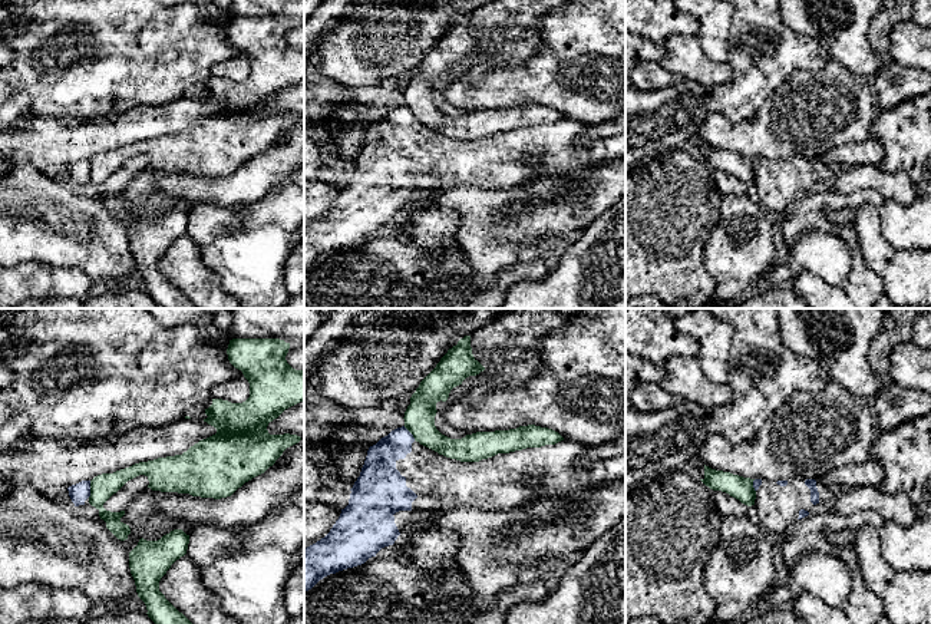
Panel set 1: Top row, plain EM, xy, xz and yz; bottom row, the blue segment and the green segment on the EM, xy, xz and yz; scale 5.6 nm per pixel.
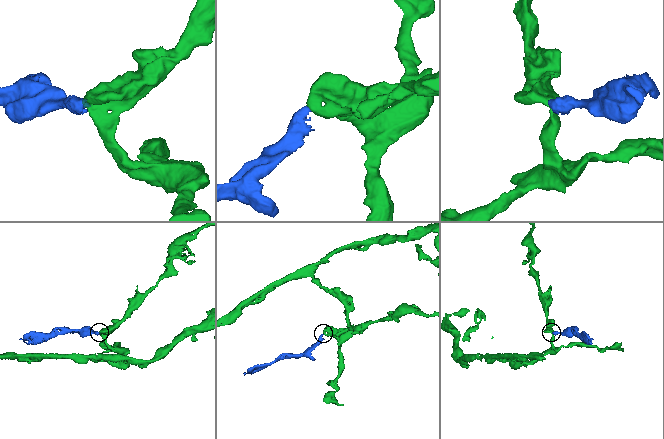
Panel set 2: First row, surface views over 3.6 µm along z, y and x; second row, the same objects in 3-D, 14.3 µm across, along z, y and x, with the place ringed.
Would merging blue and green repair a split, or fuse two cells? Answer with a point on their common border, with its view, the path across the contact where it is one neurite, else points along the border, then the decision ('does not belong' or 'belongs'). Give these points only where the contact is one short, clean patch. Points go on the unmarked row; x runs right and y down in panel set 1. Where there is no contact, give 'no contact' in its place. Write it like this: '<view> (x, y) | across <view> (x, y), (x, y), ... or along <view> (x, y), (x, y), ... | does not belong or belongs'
xy (89, 168) | along xy (91, 159), (91, 172), (88, 175) | does not belong

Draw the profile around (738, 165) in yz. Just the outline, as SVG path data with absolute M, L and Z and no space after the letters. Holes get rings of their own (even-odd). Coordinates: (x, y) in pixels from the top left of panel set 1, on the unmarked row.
M704 143L704 156L700 159L710 168L726 171L747 185L755 184L755 158L733 153L730 151L716 149Z

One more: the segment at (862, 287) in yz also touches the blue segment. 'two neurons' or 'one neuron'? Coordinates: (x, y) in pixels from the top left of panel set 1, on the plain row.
two neurons

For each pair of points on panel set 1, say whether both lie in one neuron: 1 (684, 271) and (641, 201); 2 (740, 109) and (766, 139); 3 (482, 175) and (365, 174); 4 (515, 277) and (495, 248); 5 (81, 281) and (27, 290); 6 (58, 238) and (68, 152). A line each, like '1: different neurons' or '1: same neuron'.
1: same neuron
2: different neurons
3: same neuron
4: different neurons
5: same neuron
6: different neurons

